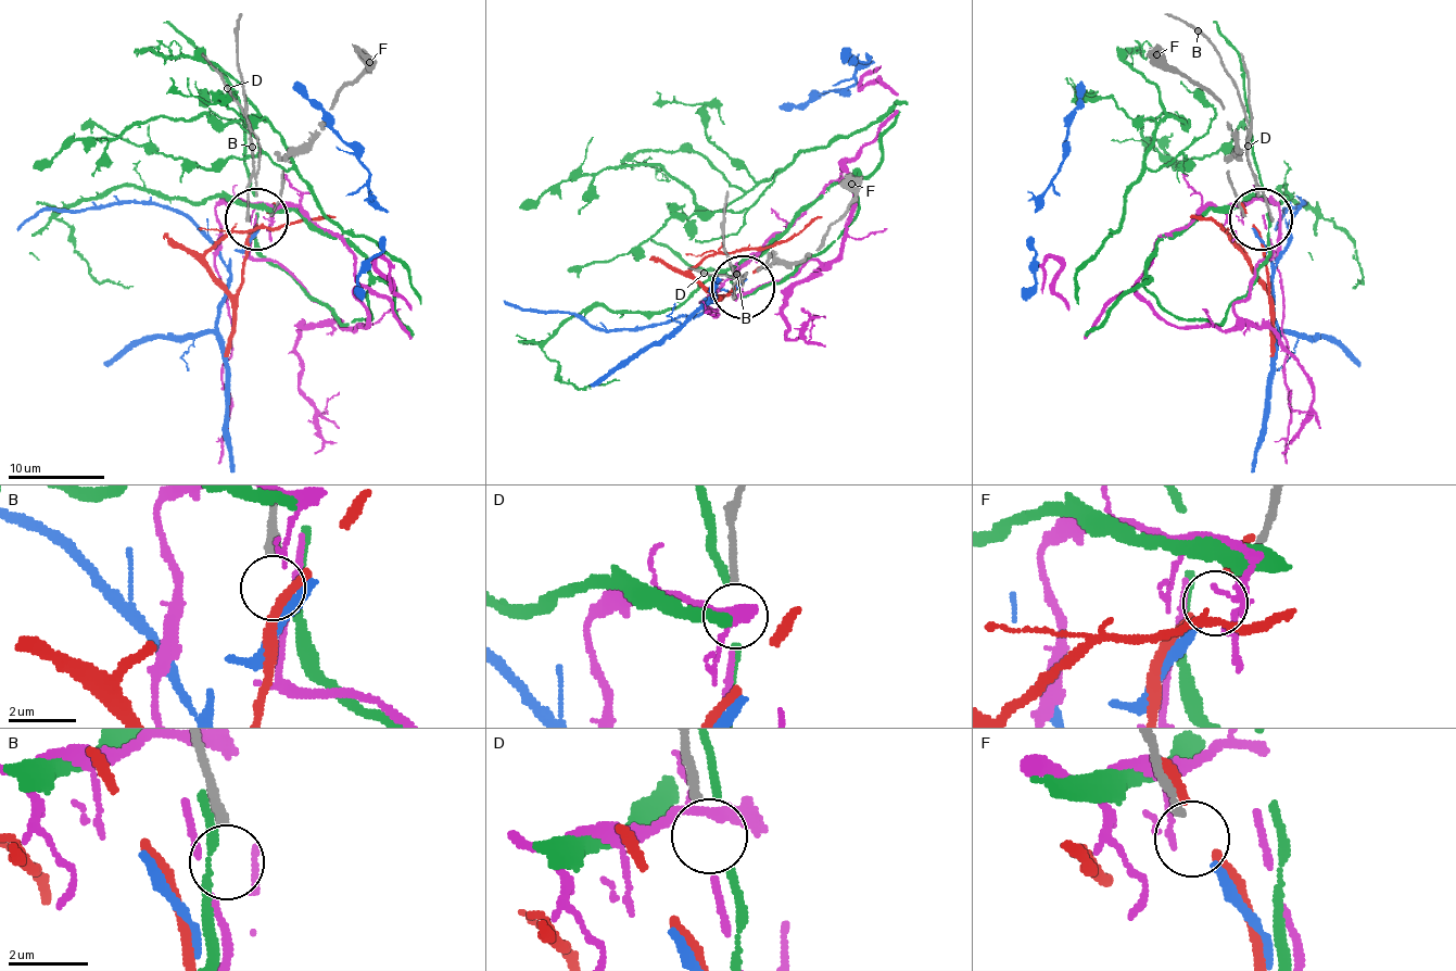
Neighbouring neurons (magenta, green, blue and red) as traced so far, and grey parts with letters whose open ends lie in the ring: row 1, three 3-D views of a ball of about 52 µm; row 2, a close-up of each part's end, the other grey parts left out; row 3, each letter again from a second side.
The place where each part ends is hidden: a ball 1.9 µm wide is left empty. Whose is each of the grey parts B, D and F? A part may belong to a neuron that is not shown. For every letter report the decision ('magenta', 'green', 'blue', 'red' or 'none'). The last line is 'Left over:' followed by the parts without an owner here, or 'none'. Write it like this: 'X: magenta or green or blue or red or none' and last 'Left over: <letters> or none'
B: none
D: magenta
F: blue
Left over: B

